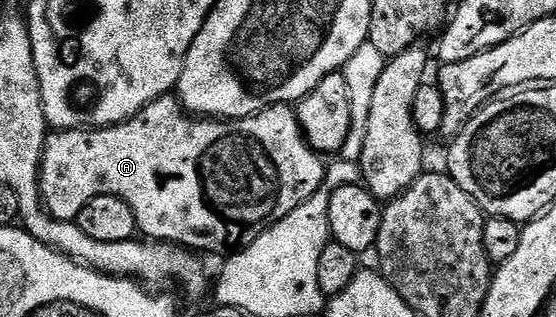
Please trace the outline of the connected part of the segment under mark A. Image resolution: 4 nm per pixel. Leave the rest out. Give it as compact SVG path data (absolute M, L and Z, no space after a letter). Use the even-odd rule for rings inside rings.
M169 94L150 102L150 106L146 106L141 112L134 114L134 118L121 124L111 124L108 128L70 128L53 131L44 144L44 157L40 163L40 197L44 199L44 207L55 220L75 221L82 206L86 206L90 198L110 194L114 198L122 198L122 202L126 202L126 206L134 210L136 226L141 237L152 242L178 244L200 254L213 252L214 255L220 256L219 258L227 258L232 253L240 252L246 246L250 246L254 238L258 238L267 228L274 226L282 218L286 218L290 210L302 206L302 202L309 200L318 191L322 186L326 171L325 161L320 160L323 160L321 153L309 146L292 104L272 104L261 112L256 112L253 116L247 116L241 120L221 120L219 118L197 118L185 112L179 99Z

